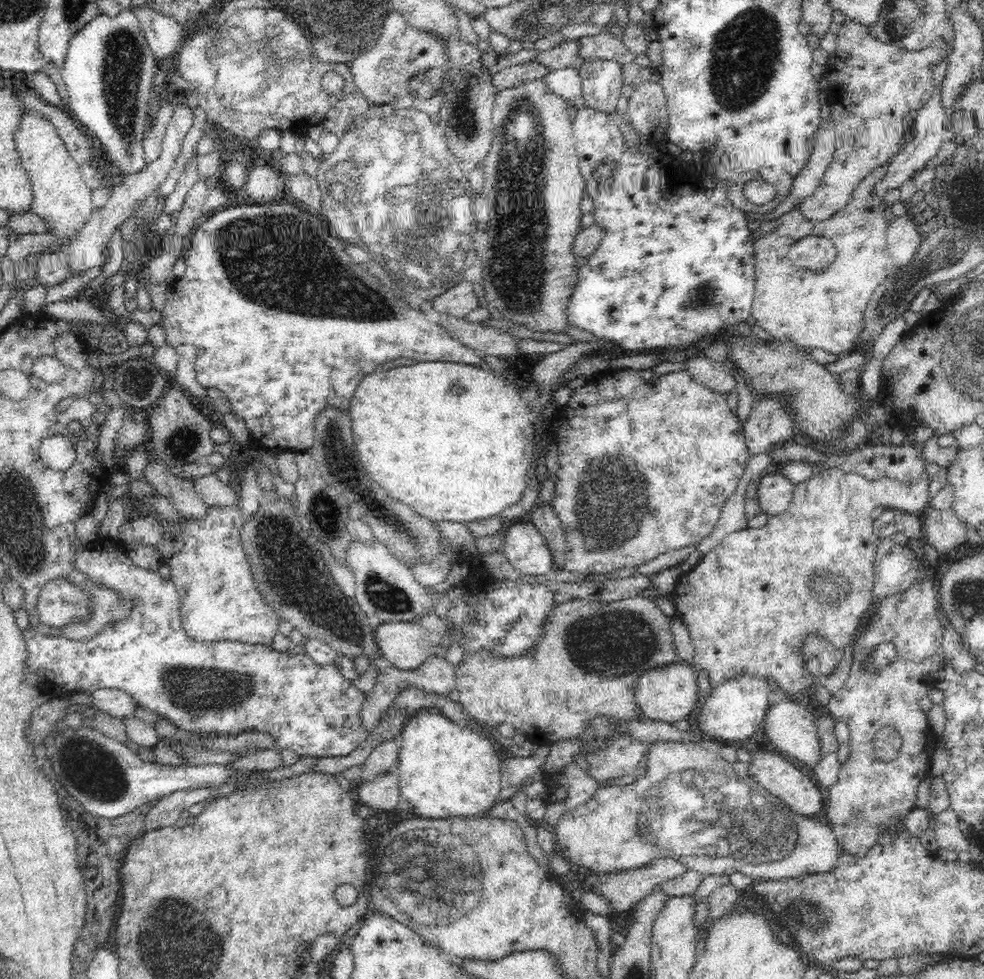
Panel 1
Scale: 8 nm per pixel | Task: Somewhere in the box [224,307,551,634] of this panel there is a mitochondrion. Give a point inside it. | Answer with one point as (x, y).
(340, 463)

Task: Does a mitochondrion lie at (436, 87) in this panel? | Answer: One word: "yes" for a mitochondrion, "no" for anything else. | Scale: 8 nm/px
yes

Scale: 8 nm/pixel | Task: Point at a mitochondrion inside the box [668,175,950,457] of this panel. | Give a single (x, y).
(707, 295)

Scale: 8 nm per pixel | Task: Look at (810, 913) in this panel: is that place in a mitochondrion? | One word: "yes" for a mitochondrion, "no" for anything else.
yes

